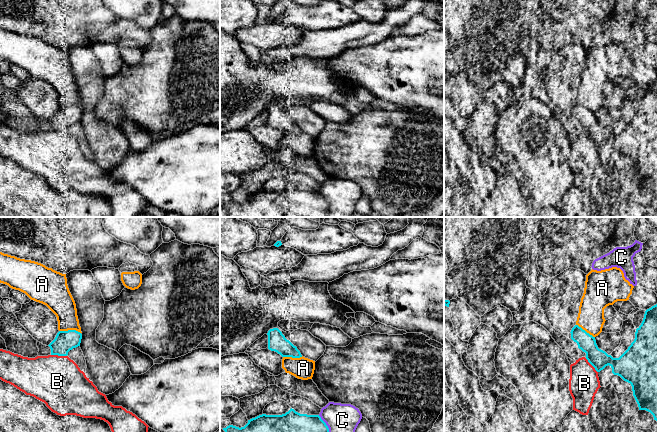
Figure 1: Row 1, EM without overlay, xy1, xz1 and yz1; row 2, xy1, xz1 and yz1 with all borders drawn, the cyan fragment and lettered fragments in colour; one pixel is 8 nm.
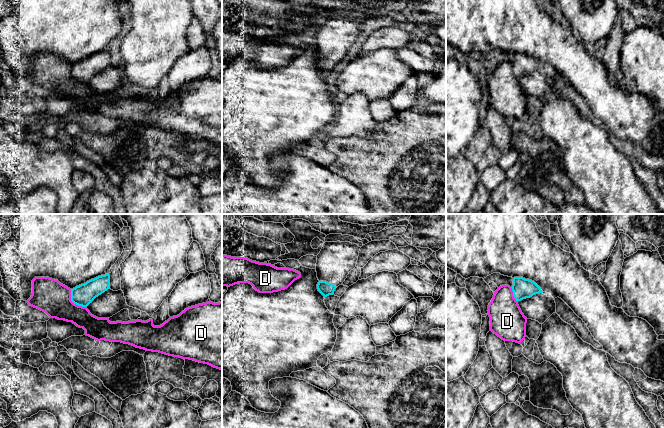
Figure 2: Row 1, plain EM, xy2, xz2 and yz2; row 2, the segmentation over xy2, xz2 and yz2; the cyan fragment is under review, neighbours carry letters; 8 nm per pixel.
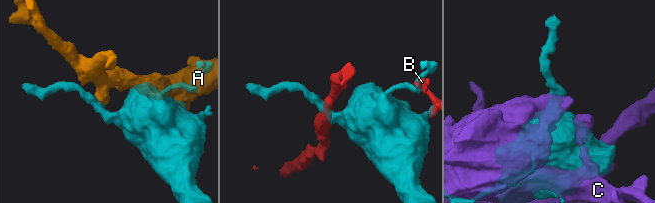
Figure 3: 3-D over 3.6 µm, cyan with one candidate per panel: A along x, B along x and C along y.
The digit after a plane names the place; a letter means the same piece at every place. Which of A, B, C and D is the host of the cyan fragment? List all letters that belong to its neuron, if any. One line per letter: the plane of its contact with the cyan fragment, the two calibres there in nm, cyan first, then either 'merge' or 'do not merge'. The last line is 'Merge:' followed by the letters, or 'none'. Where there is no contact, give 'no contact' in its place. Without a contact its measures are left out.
A: meets cyan in xy1; 160 nm thick on the cyan side, 200 nm on the other; do not merge
B: meets cyan in xy1; 160 nm thick on the cyan side, 400 nm on the other; do not merge
C: meets cyan in xz1; 440 nm thick on the cyan side, 260 nm on the other; do not merge
D: meets cyan in xy2; 170 nm thick on the cyan side, 280 nm on the other; do not merge
Merge: none

